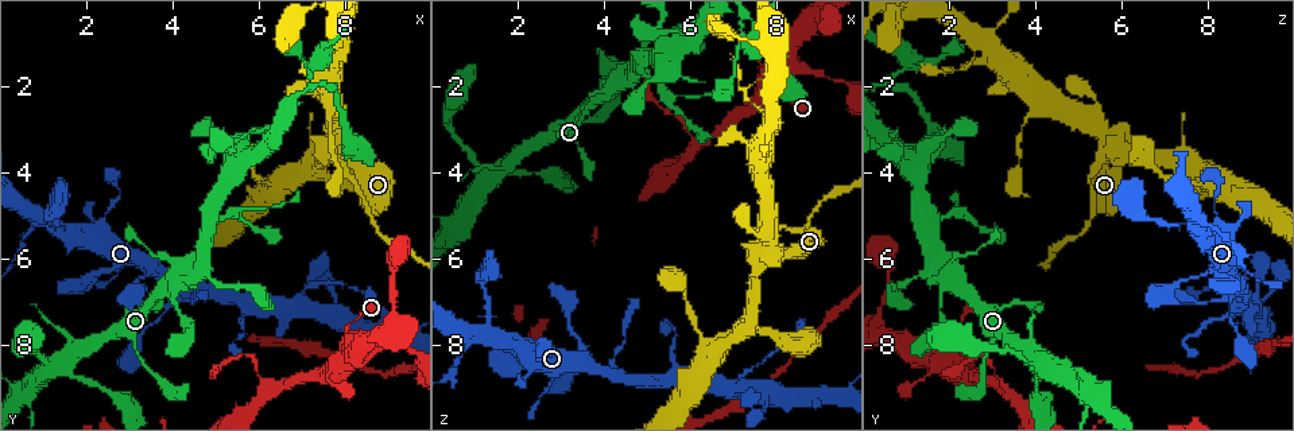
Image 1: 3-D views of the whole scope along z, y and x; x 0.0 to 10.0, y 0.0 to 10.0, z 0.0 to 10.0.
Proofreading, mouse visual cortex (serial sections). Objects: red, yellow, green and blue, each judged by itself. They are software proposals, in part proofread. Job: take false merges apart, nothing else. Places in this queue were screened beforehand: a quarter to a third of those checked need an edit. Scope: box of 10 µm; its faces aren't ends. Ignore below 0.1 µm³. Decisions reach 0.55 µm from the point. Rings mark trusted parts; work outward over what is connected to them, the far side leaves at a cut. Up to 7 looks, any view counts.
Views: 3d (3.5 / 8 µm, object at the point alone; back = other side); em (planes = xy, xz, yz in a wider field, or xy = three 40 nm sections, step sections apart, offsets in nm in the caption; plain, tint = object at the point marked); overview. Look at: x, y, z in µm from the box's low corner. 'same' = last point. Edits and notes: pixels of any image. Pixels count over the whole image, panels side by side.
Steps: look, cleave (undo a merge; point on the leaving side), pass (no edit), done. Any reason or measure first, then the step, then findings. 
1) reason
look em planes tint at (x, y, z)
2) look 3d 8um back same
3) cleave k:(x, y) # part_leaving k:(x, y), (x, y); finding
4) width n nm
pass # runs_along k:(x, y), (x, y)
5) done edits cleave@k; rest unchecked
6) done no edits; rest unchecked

four-way junction
look 3d 3.5um back at (0.75, 9.35, 5.20)

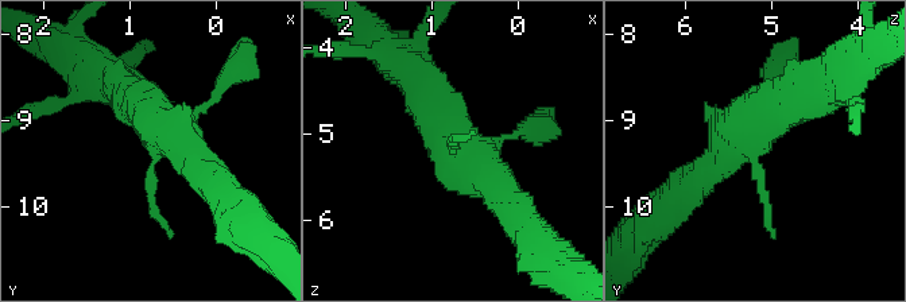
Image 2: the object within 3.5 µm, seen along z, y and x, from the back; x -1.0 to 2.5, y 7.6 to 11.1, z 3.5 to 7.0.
arms 4; arm_widths 100, 100, 400, 500 nm
look em xy step 2 tint at (0.70, 9.40, 5.20)

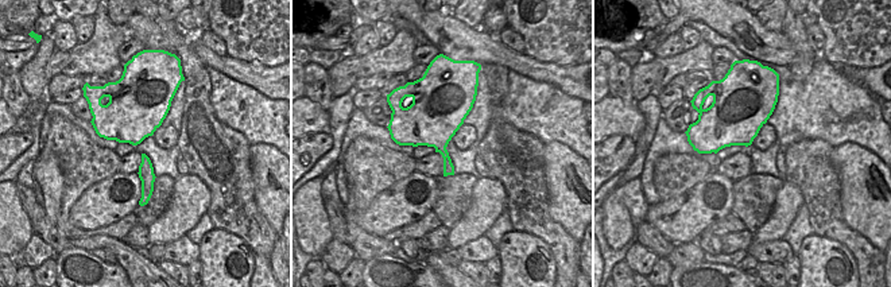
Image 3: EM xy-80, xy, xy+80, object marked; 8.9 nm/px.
pass # runs_along 2:(814, 88), (766, 108), (695, 182); all the same cell

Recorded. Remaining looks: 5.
four or more arms meet
look 3d 3.5um at (7.95, 3.70, 6.10)

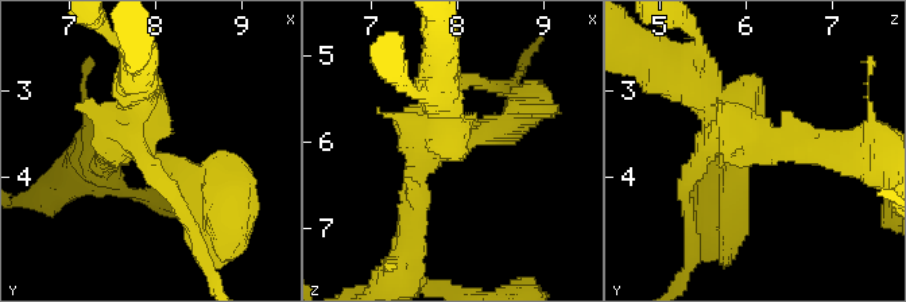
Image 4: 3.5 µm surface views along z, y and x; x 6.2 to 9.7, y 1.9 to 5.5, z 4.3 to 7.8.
need the tissue
look em xy step 2 tint same

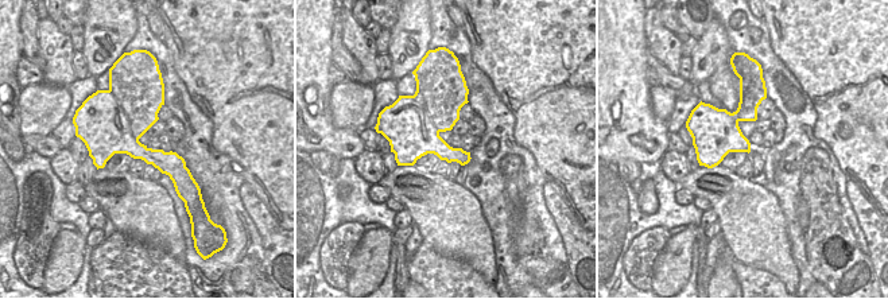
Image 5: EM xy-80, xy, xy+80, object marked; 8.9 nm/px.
look em xy step 3 tint same

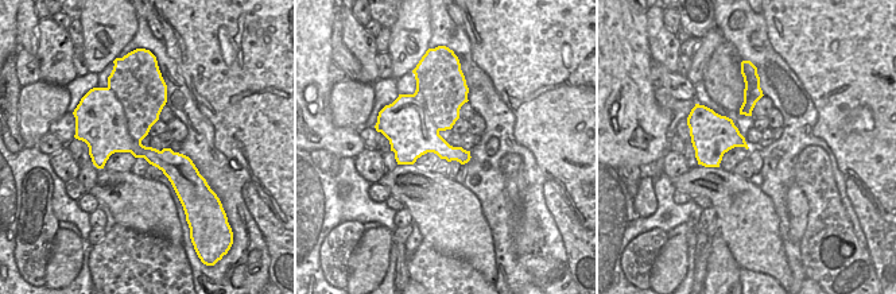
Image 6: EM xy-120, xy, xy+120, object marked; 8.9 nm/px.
cleave 4:(475, 80) # part_leaving 4:(703, 157), (685, 185), (689, 264); a second cell is stuck on

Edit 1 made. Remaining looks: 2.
look 3d 3.5um back at (7.15, 1.55, 1.00)

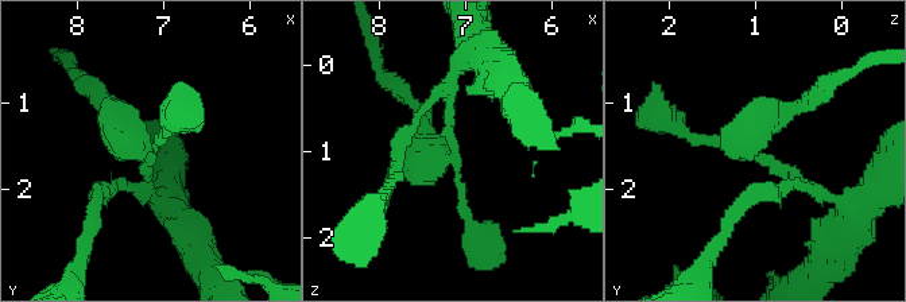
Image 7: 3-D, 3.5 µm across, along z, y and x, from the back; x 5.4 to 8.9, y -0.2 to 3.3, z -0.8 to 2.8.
look em planes tint at (7.10, 1.55, 1.00)

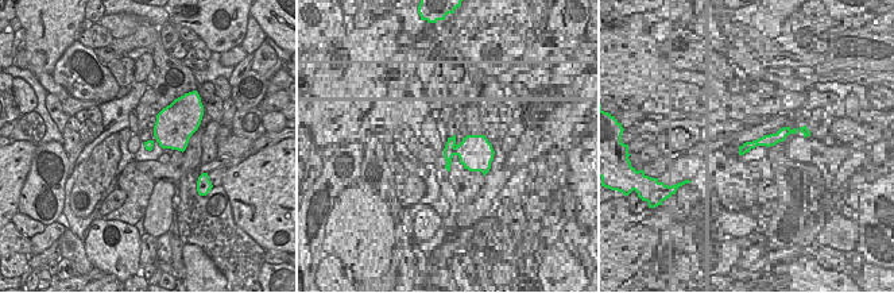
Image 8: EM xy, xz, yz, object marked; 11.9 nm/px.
pass # runs_along 7:(148, 193), (153, 151), (115, 105); continuous, no second cell

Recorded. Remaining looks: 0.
done edits cleave@4; rest unchecked

